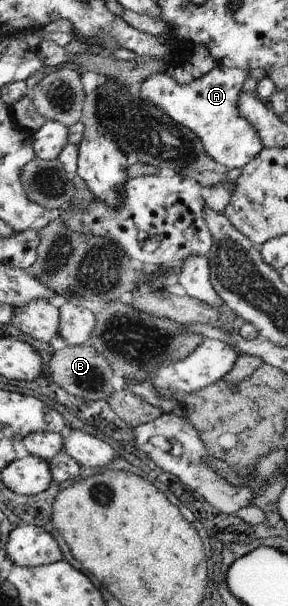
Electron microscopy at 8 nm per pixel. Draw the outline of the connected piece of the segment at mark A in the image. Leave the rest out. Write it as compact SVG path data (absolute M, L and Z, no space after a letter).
M217 64L206 74L196 75L196 78L190 83L178 84L171 76L162 73L152 73L146 81L143 81L137 88L135 88L135 94L139 96L139 99L158 107L162 113L165 113L166 118L170 122L183 125L193 132L204 142L205 151L212 157L214 161L224 165L230 169L238 169L243 167L247 163L250 163L252 159L256 158L258 154L264 149L264 144L261 141L259 132L255 125L251 122L248 123L242 113L239 110L239 104L241 103L240 89L244 85L244 81L249 77L249 70L242 68L229 68Z

